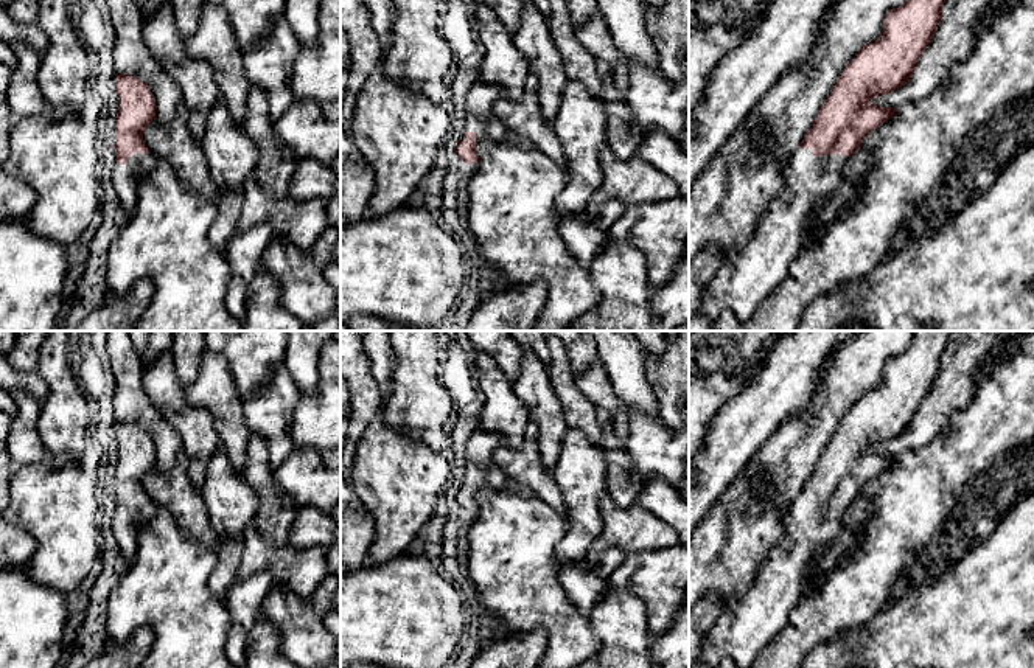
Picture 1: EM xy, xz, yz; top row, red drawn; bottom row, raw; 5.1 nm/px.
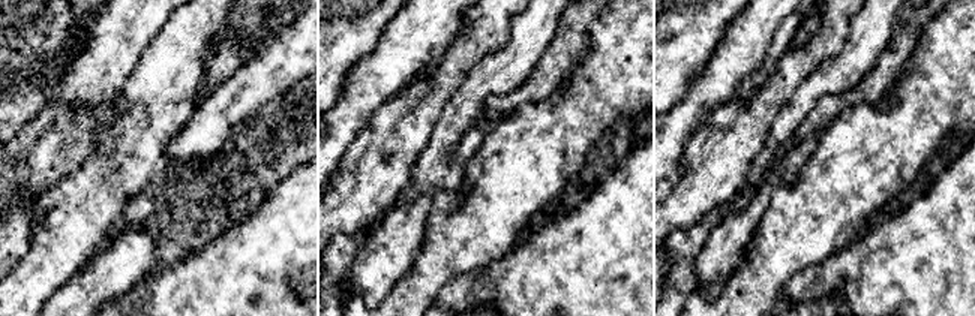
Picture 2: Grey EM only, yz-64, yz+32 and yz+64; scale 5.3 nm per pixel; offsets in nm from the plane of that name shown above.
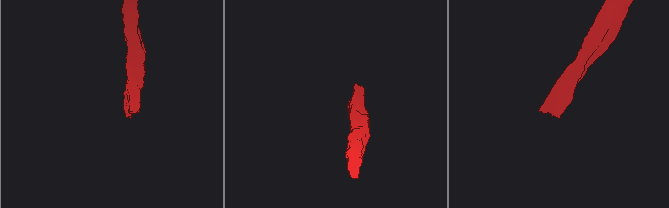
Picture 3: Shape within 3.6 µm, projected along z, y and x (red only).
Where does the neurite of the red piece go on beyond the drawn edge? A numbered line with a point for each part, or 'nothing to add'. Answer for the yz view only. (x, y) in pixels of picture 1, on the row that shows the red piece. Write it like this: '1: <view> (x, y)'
1: yz (815, 190)

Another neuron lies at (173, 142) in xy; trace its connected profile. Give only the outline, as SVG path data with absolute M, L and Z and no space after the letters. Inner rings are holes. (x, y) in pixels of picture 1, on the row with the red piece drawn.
M180 104L169 124L162 126L157 120L149 123L143 140L157 158L165 158L173 165L183 183L197 190L208 200L215 200L218 190L211 180L204 149L191 137L188 117L187 107Z

